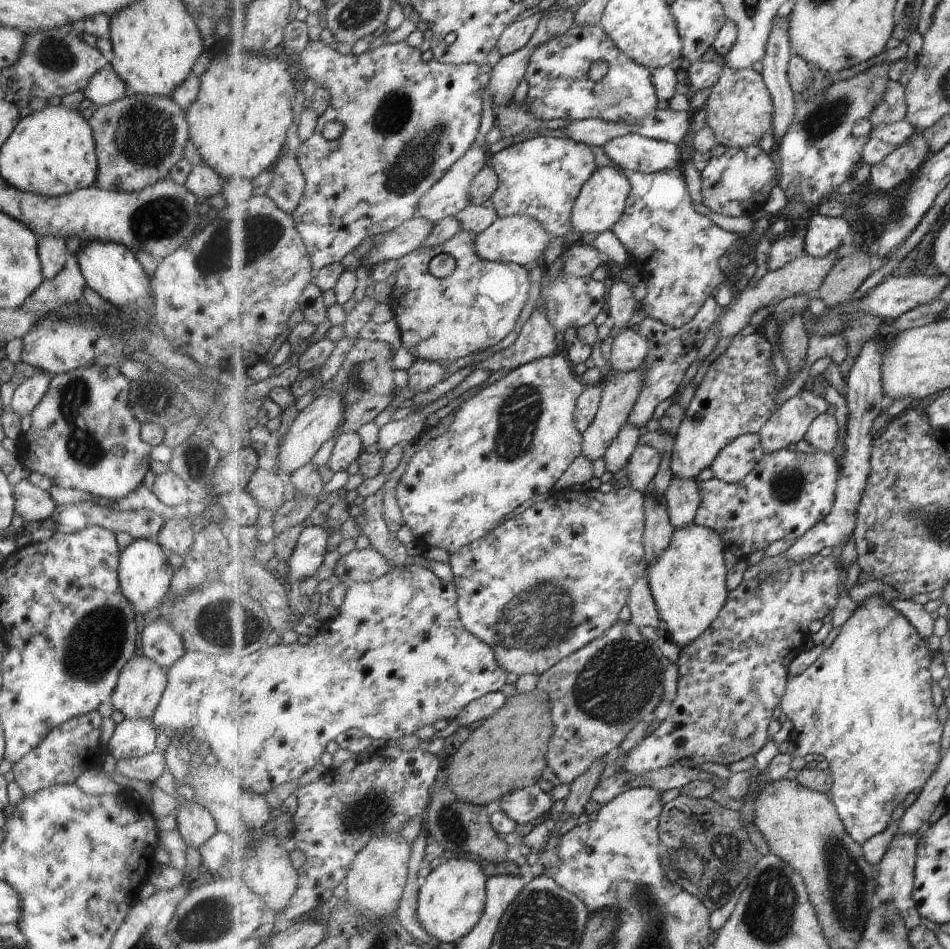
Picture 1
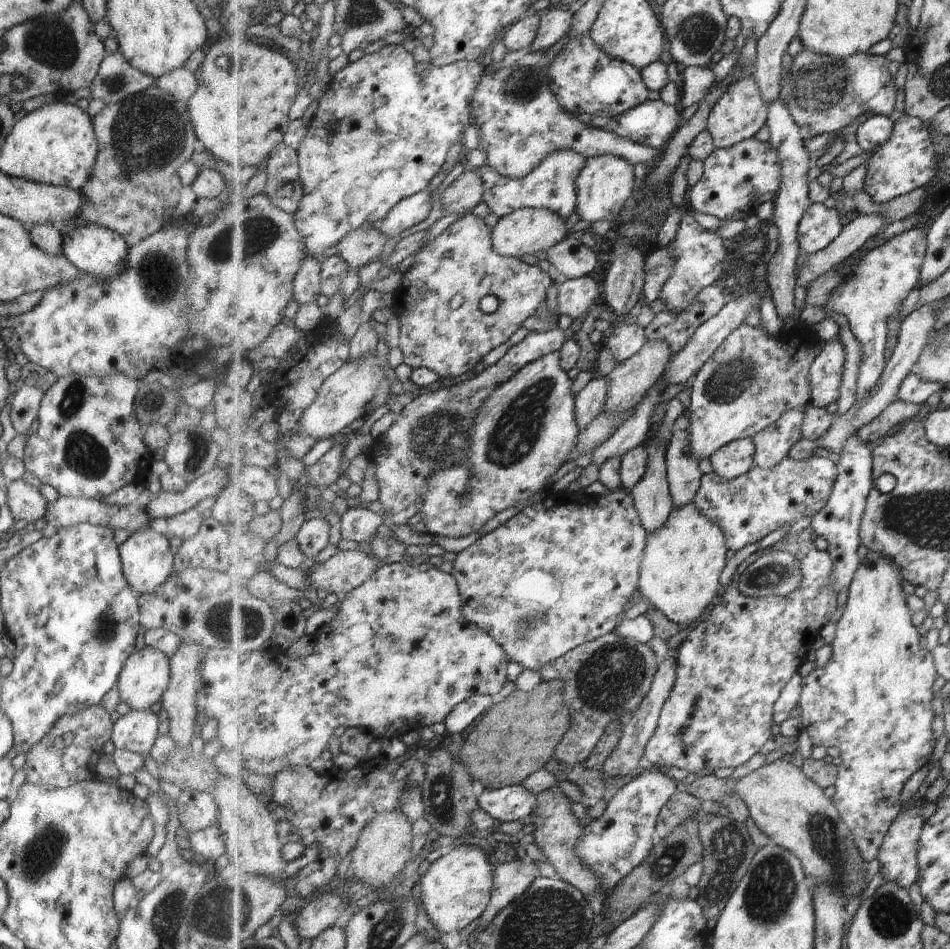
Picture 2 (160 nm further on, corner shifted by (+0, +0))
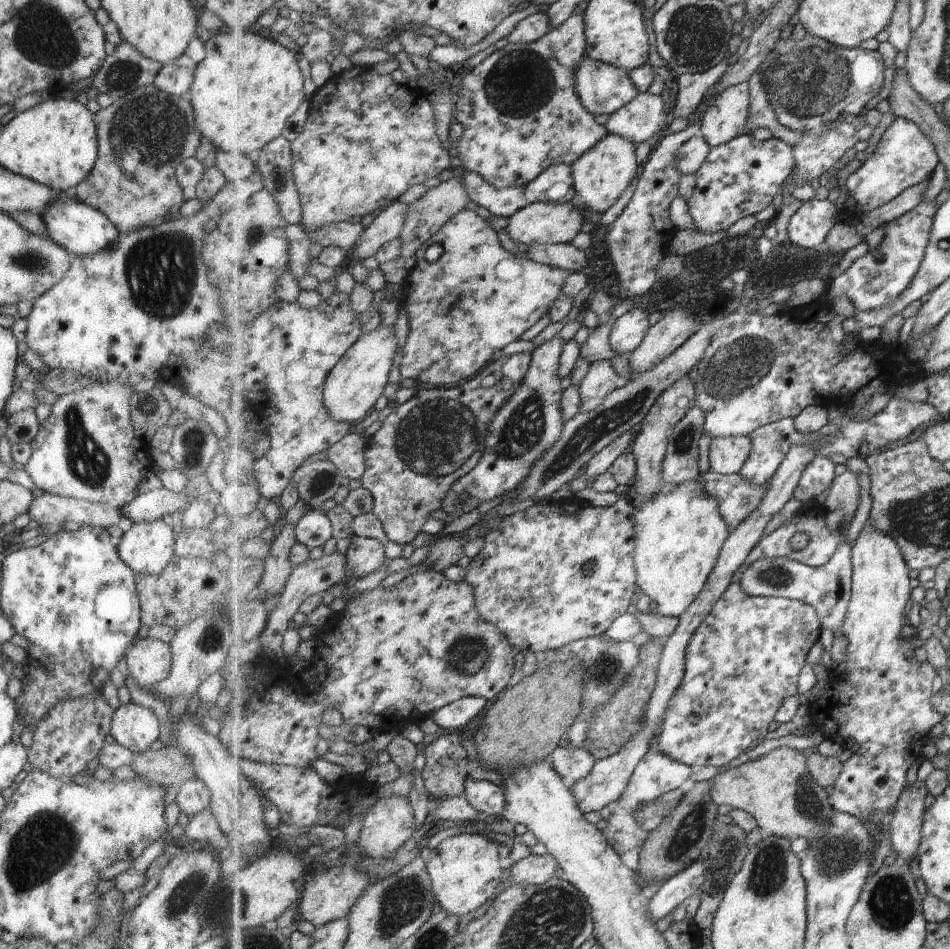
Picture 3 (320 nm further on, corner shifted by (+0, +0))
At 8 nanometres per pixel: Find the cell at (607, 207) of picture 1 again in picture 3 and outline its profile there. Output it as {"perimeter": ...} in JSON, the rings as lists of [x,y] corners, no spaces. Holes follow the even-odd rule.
{"perimeter":[[[607,134],[593,150],[583,154],[574,167],[574,184],[578,203],[588,212],[604,213],[629,188],[631,180],[637,178],[635,162],[636,146],[629,138]]]}

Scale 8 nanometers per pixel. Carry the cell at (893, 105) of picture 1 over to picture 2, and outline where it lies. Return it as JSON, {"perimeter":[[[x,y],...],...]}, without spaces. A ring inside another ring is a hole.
{"perimeter":[[[806,49],[805,52],[801,52],[797,58],[794,58],[789,70],[785,70],[785,74],[782,76],[782,90],[780,93],[781,100],[787,104],[791,116],[795,118],[795,122],[799,124],[801,130],[809,130],[814,132],[814,136],[825,135],[826,133],[840,132],[846,126],[853,124],[853,120],[861,118],[863,114],[874,111],[877,116],[891,116],[893,110],[895,110],[895,102],[897,102],[897,86],[895,86],[895,78],[891,76],[889,72],[889,60],[882,56],[871,56],[868,54],[857,54],[857,56],[851,56],[851,58],[843,58],[839,60],[831,56],[819,54],[817,51]],[[869,66],[878,66],[882,72],[881,77],[881,89],[870,100],[863,100],[855,88],[855,80],[859,80],[859,76],[863,74],[863,78],[867,76],[869,72]]]}

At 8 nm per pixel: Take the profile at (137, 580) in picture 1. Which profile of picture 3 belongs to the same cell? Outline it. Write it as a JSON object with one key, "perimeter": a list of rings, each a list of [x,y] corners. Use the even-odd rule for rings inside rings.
{"perimeter":[[[163,520],[133,523],[116,545],[119,559],[137,576],[155,576],[174,555],[175,532]]]}

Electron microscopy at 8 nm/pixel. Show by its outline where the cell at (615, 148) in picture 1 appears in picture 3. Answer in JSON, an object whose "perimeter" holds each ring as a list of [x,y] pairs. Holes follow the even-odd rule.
{"perimeter":[[[573,14],[563,26],[554,28],[538,42],[507,43],[480,65],[469,69],[460,82],[455,108],[455,118],[464,129],[453,149],[456,162],[503,189],[529,185],[551,166],[561,162],[573,165],[593,150],[609,132],[605,125],[597,124],[595,115],[583,106],[575,92],[575,70],[586,56],[586,49],[586,16]]]}

